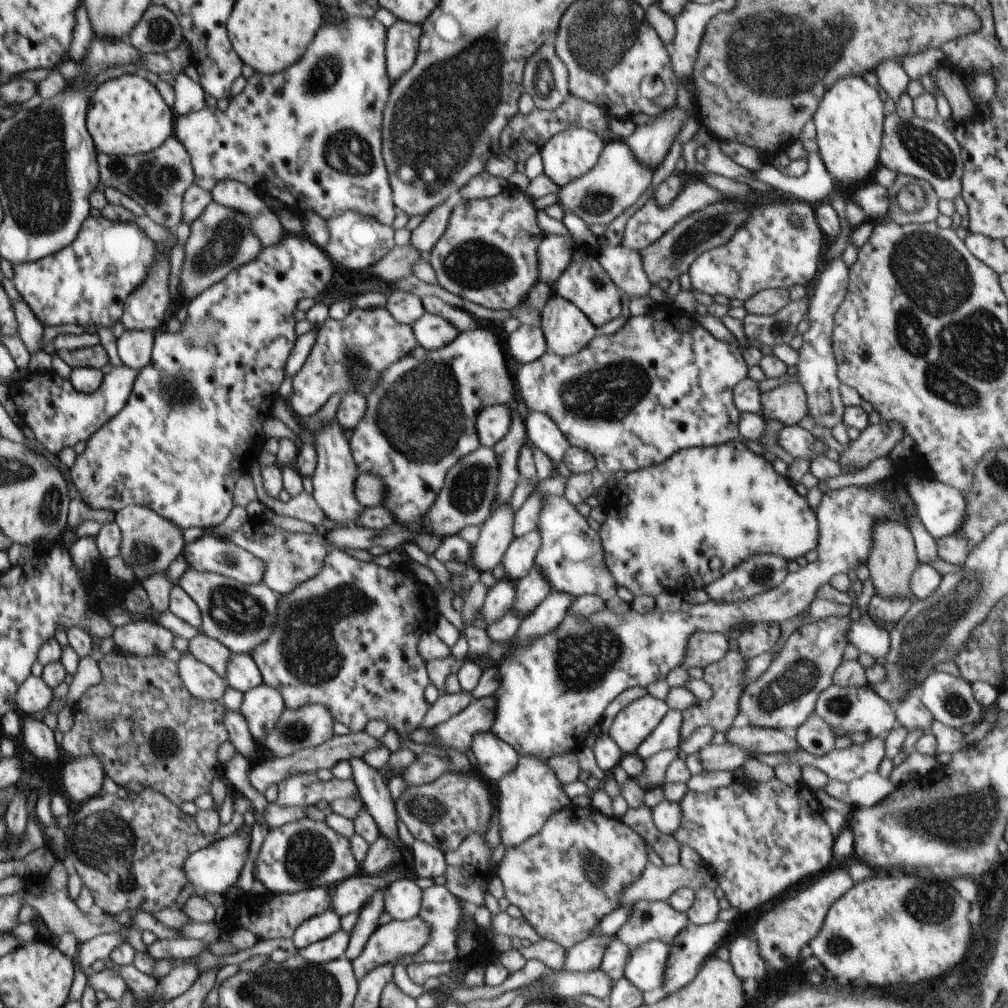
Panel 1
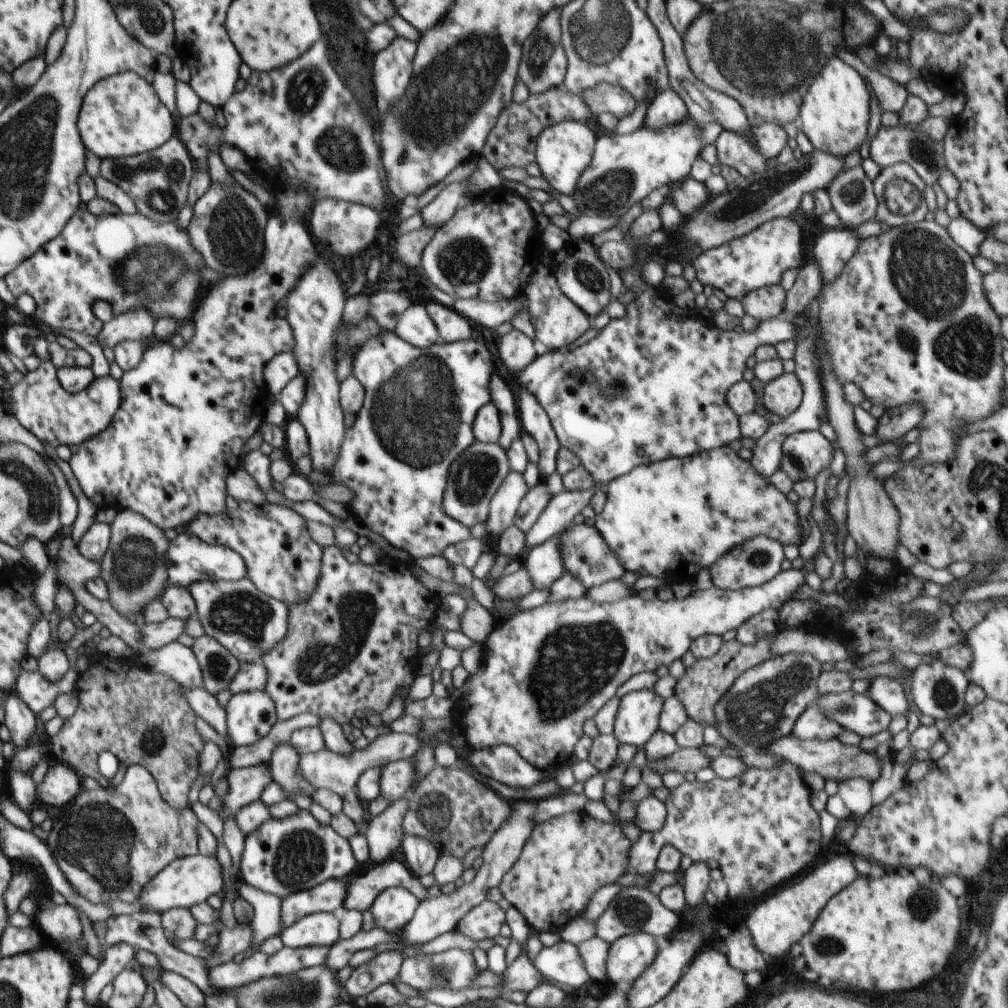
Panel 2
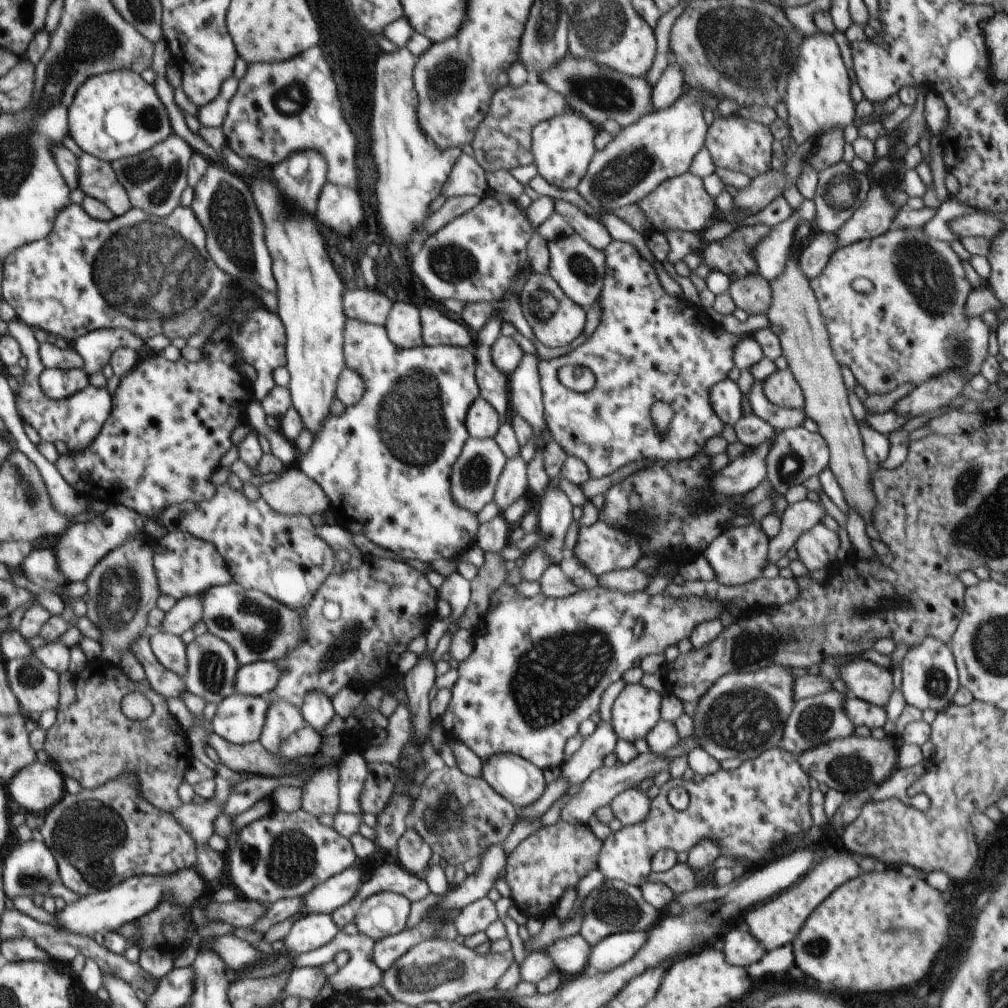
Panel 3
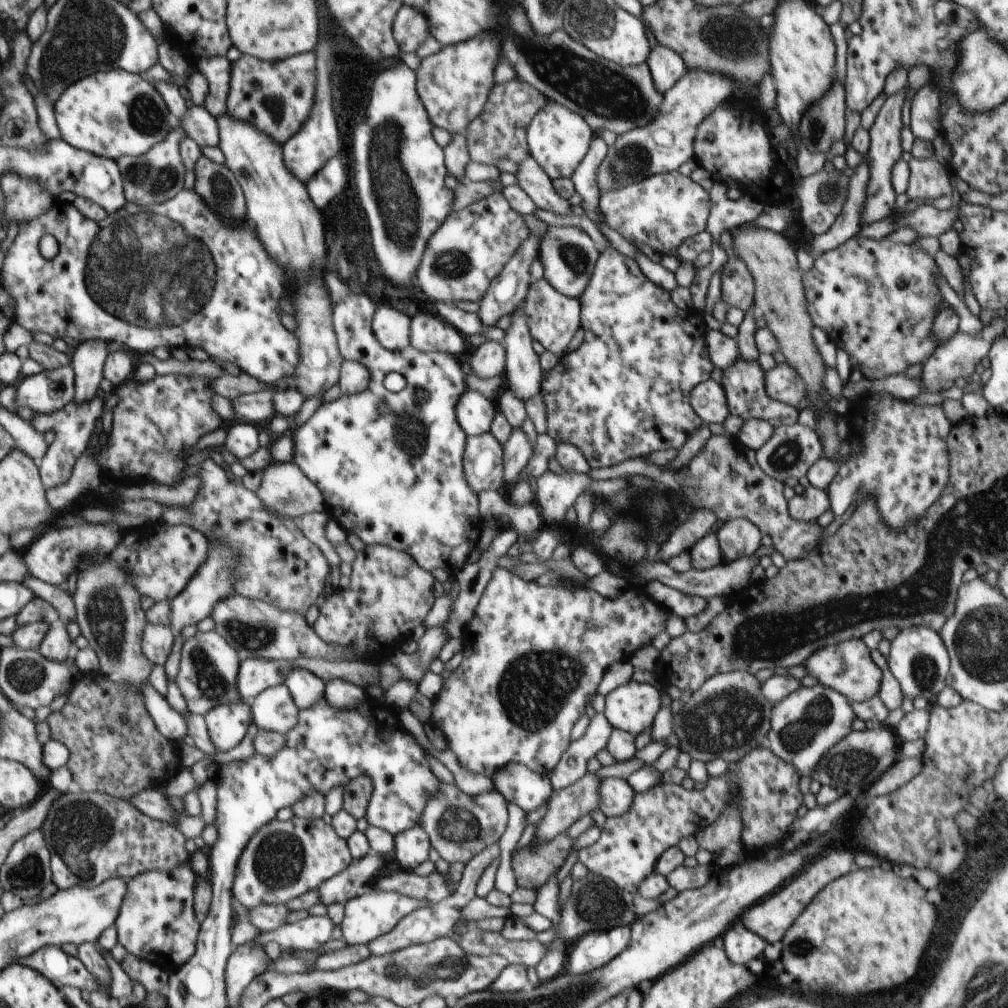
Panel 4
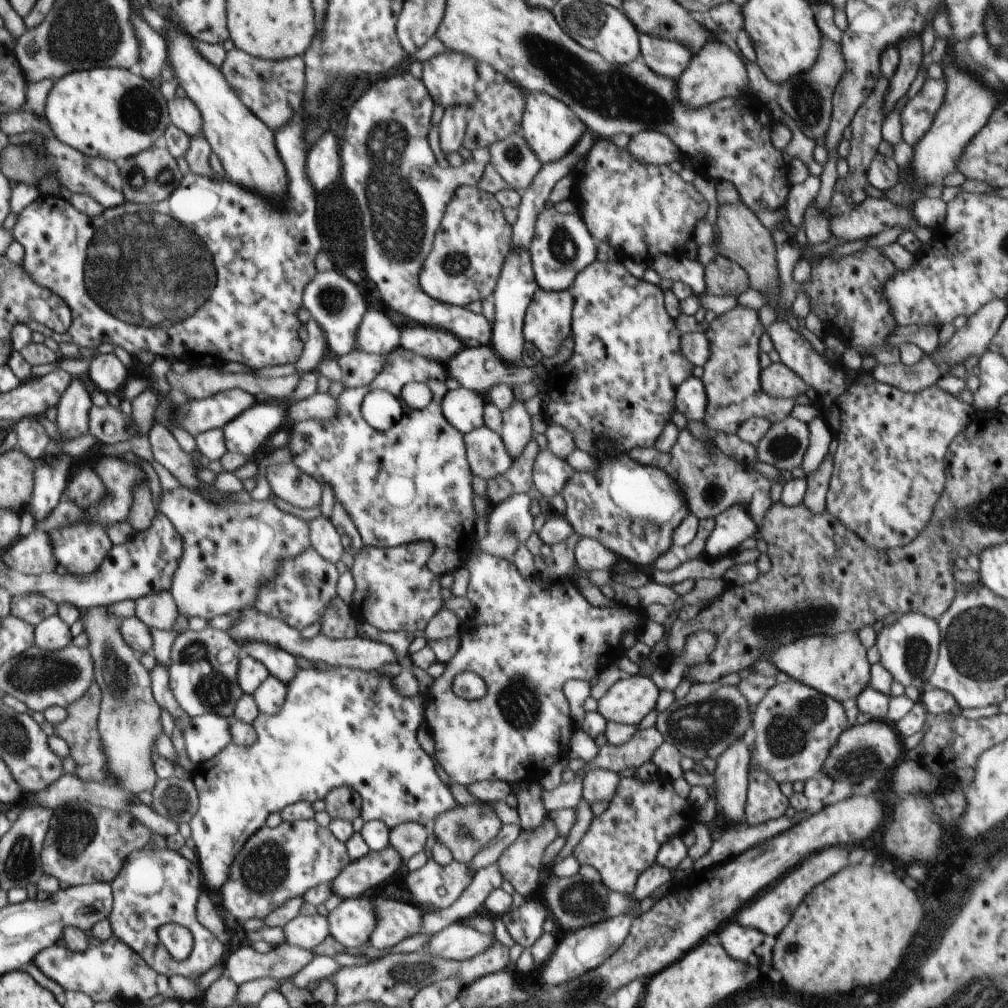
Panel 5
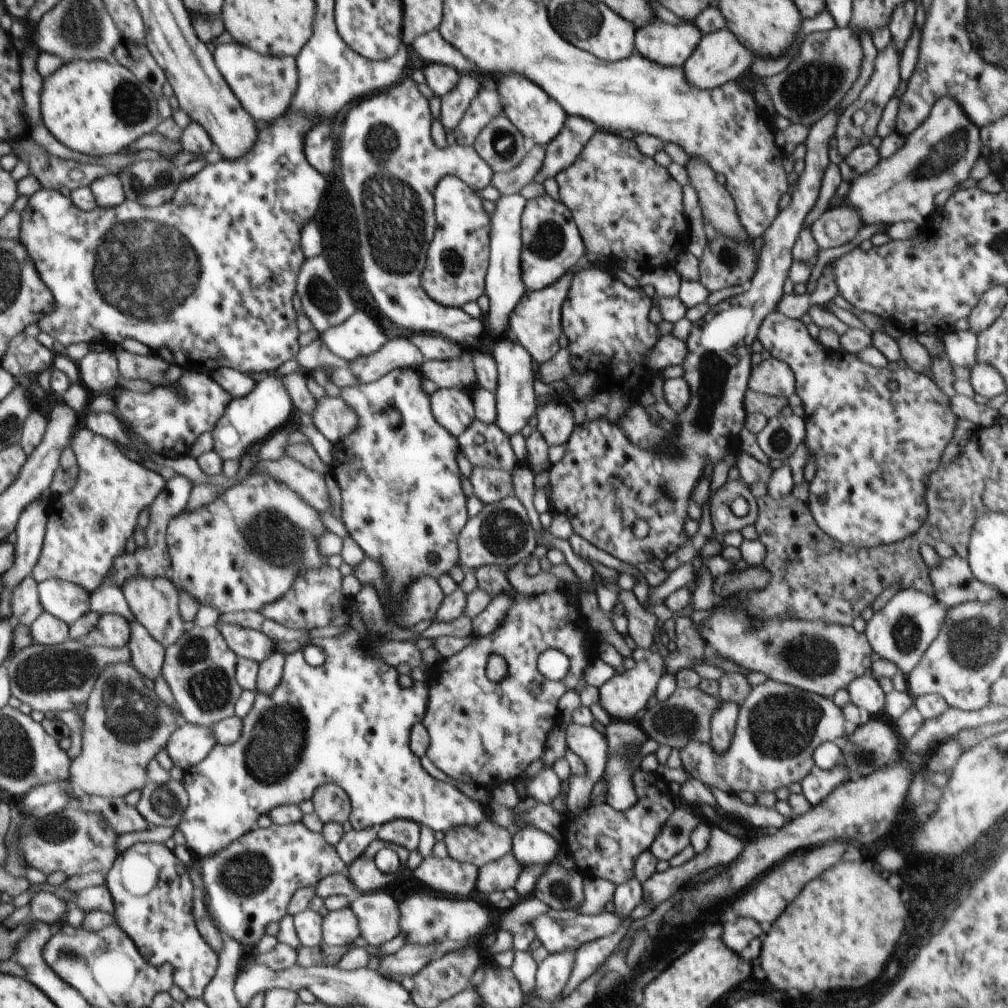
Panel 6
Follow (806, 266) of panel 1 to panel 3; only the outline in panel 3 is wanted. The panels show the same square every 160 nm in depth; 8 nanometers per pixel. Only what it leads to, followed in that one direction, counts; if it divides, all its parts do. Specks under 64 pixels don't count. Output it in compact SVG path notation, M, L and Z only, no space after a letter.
M764 223L739 226L727 237L704 245L701 261L712 271L729 276L730 281L759 274L753 250L771 228Z

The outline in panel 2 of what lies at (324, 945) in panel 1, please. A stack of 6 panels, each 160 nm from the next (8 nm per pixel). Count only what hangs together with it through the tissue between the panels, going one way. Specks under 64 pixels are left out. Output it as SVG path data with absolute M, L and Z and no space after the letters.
M311 946L302 948L284 947L276 955L268 956L263 952L256 951L252 957L246 958L237 964L230 961L217 967L208 969L211 981L219 988L224 990L232 990L236 987L250 984L255 980L260 980L260 977L271 977L274 975L289 975L290 973L304 972L311 970L313 967L324 965L327 962L330 947L326 946Z

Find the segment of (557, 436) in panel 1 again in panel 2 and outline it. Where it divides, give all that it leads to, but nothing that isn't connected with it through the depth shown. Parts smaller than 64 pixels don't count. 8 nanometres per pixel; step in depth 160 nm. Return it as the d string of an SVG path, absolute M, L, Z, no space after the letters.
M523 389L519 401L517 407L522 430L538 443L540 460L536 466L542 478L548 478L557 470L557 454L561 444L557 439L550 417L542 408L539 400Z

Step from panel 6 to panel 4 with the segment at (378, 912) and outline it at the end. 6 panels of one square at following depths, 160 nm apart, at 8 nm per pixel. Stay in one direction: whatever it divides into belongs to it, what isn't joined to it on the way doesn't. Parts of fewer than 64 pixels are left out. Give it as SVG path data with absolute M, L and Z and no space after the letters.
M497 843L486 847L482 852L474 855L465 864L461 881L458 883L458 888L454 893L436 904L430 904L427 907L414 909L410 914L404 916L404 918L402 918L402 920L400 920L389 933L371 940L367 944L371 954L381 957L385 954L399 951L410 945L429 943L441 936L449 936L454 932L454 926L463 920L461 916L462 909L477 896L477 884L482 873L488 868L488 865L495 858L499 858L499 856L500 847L498 847Z

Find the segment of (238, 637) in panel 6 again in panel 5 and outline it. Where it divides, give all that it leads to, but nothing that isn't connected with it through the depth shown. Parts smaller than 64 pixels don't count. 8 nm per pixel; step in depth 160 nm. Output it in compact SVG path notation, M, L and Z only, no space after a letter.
M247 643L240 645L242 655L253 656L269 670L269 674L288 685L299 671L295 656L268 643Z

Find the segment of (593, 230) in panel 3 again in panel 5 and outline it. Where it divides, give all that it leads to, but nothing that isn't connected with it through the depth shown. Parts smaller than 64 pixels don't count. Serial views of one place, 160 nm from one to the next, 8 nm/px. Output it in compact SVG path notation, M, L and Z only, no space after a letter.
M520 132L486 148L490 149L490 163L498 174L520 193L532 184L541 171L541 162Z

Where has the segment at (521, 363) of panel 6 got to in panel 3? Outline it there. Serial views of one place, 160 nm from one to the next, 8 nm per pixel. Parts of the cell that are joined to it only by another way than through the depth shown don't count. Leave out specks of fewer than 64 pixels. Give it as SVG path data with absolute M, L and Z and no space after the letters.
M520 454L516 458L507 458L493 499L499 511L502 513L516 500L525 497L528 492L527 463Z

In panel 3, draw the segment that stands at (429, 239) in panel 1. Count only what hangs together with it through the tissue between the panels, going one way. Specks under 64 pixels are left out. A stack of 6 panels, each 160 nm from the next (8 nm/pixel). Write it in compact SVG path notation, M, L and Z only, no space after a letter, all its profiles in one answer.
M461 153L460 158L456 158L456 164L448 176L448 181L443 185L441 193L446 196L446 199L465 195L484 198L491 192L484 172L485 170L478 165L474 157Z

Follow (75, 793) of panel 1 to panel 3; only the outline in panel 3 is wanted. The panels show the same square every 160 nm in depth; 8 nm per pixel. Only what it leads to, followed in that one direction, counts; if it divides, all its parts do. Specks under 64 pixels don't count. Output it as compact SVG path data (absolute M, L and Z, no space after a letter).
M37 761L16 772L8 784L8 794L30 812L49 810L66 793L61 772L51 764Z

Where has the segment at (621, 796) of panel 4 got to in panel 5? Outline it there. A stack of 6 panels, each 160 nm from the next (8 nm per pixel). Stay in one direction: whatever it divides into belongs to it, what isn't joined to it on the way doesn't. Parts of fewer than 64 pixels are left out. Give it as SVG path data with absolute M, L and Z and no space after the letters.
M593 769L585 771L583 778L583 798L592 805L594 802L610 802L617 793L619 782L618 773Z

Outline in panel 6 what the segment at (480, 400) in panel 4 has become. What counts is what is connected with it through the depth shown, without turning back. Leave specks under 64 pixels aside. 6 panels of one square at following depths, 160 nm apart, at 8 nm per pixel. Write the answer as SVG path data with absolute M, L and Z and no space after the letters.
M441 388L430 396L434 418L456 438L476 420L472 397L463 389Z

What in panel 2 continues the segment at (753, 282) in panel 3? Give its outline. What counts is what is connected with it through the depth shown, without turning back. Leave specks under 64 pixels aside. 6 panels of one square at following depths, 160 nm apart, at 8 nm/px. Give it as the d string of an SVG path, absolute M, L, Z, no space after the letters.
M775 285L750 291L741 303L746 313L759 321L765 321L782 314L786 297L787 292L782 285Z

